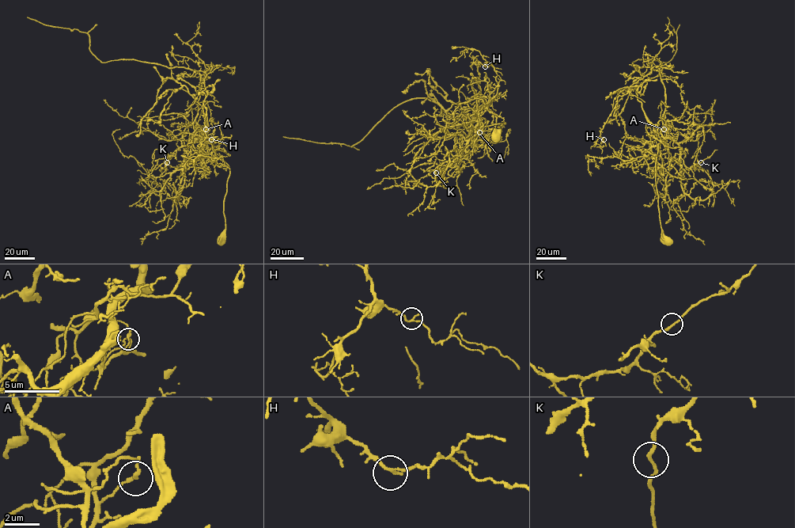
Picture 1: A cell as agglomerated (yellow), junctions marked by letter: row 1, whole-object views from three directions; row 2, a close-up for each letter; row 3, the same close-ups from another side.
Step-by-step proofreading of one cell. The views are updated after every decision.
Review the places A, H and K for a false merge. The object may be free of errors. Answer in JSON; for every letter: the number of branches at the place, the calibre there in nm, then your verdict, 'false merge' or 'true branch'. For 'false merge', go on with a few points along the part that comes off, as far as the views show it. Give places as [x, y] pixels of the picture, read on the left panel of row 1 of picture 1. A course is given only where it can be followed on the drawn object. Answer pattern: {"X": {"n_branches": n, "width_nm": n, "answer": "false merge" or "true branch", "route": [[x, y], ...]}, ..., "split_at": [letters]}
{"A": {"n_branches": 2, "width_nm": 150, "answer": "false merge", "route": [[206, 129], [195, 120], [200, 75], [194, 70], [134, 59], [101, 62], [90, 50], [86, 32], [27, 17]]}, "H": {"n_branches": 2, "width_nm": 150, "answer": "true branch"}, "K": {"n_branches": 2, "width_nm": 180, "answer": "true branch"}, "split_at": ["A"]}

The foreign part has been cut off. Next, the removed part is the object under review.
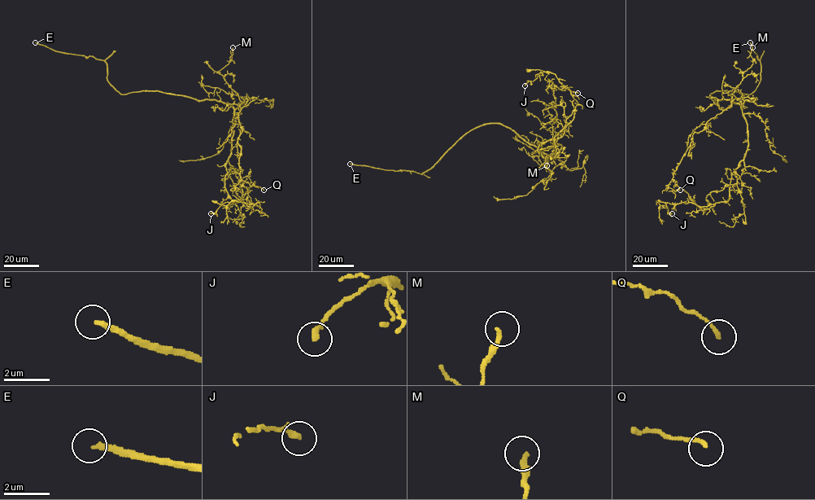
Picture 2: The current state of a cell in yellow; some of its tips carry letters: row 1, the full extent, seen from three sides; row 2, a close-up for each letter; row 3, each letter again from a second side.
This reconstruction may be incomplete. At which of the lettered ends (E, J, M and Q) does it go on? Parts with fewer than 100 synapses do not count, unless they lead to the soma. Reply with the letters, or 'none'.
E

